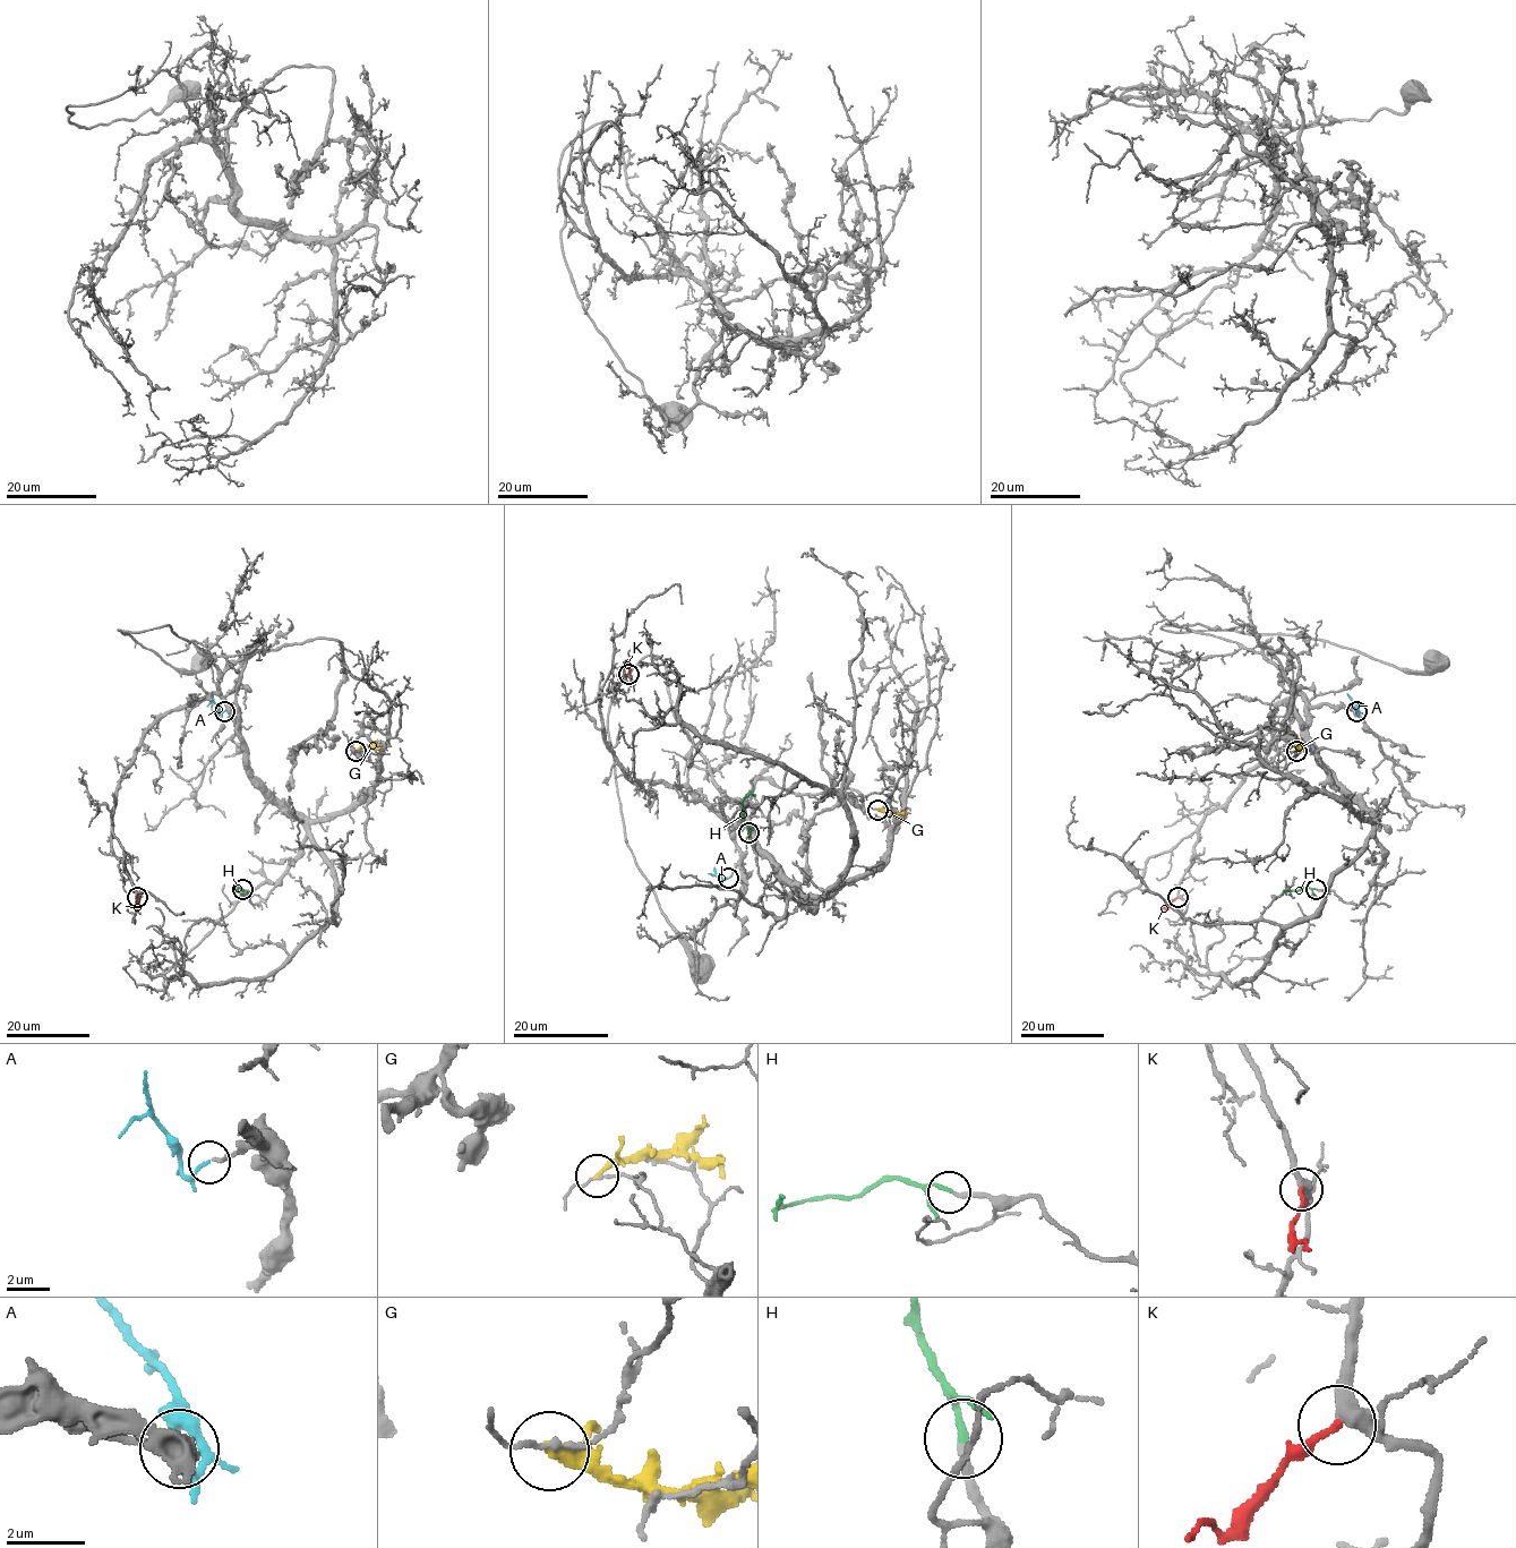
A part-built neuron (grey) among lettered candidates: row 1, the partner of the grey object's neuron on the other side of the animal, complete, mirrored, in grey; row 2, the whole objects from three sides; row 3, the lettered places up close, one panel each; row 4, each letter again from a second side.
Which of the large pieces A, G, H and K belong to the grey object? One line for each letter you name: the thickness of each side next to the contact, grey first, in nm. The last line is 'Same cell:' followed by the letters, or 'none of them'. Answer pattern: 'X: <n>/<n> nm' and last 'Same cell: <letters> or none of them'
A: 170/150 nm
H: 220/170 nm
Same cell: A, H

